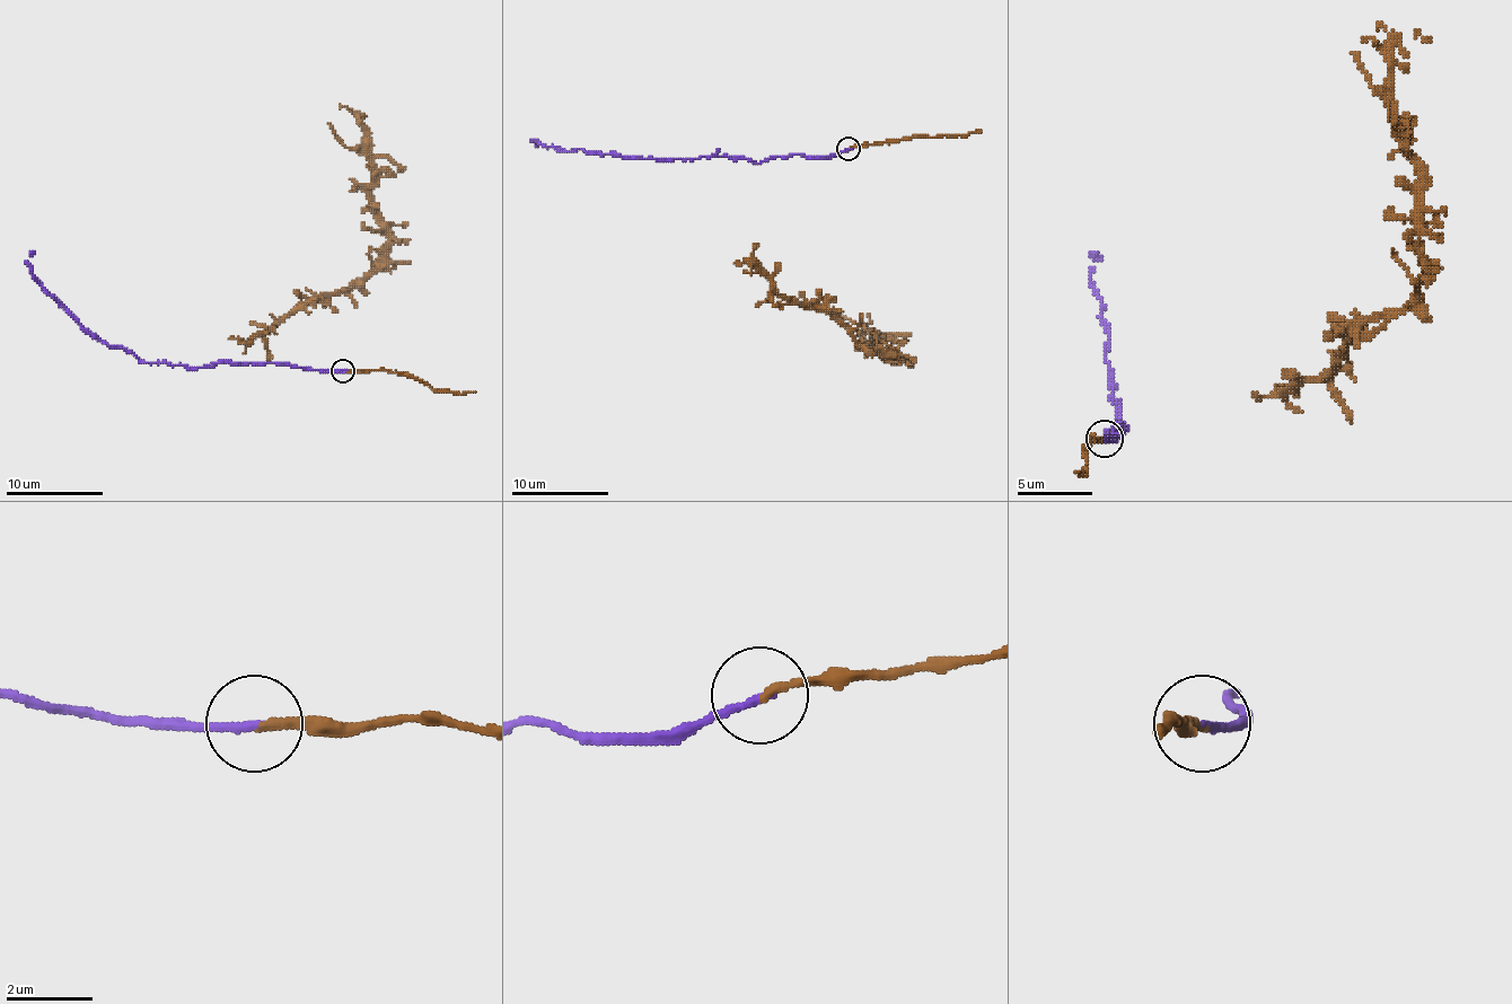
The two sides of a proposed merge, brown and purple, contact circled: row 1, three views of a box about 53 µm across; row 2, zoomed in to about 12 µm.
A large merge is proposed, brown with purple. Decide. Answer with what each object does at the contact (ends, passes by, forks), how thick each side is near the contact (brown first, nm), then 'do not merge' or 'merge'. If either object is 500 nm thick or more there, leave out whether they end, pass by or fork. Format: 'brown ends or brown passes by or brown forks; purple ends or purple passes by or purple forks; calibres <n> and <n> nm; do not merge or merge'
brown ends; purple ends; calibres 180 and 200 nm; merge

